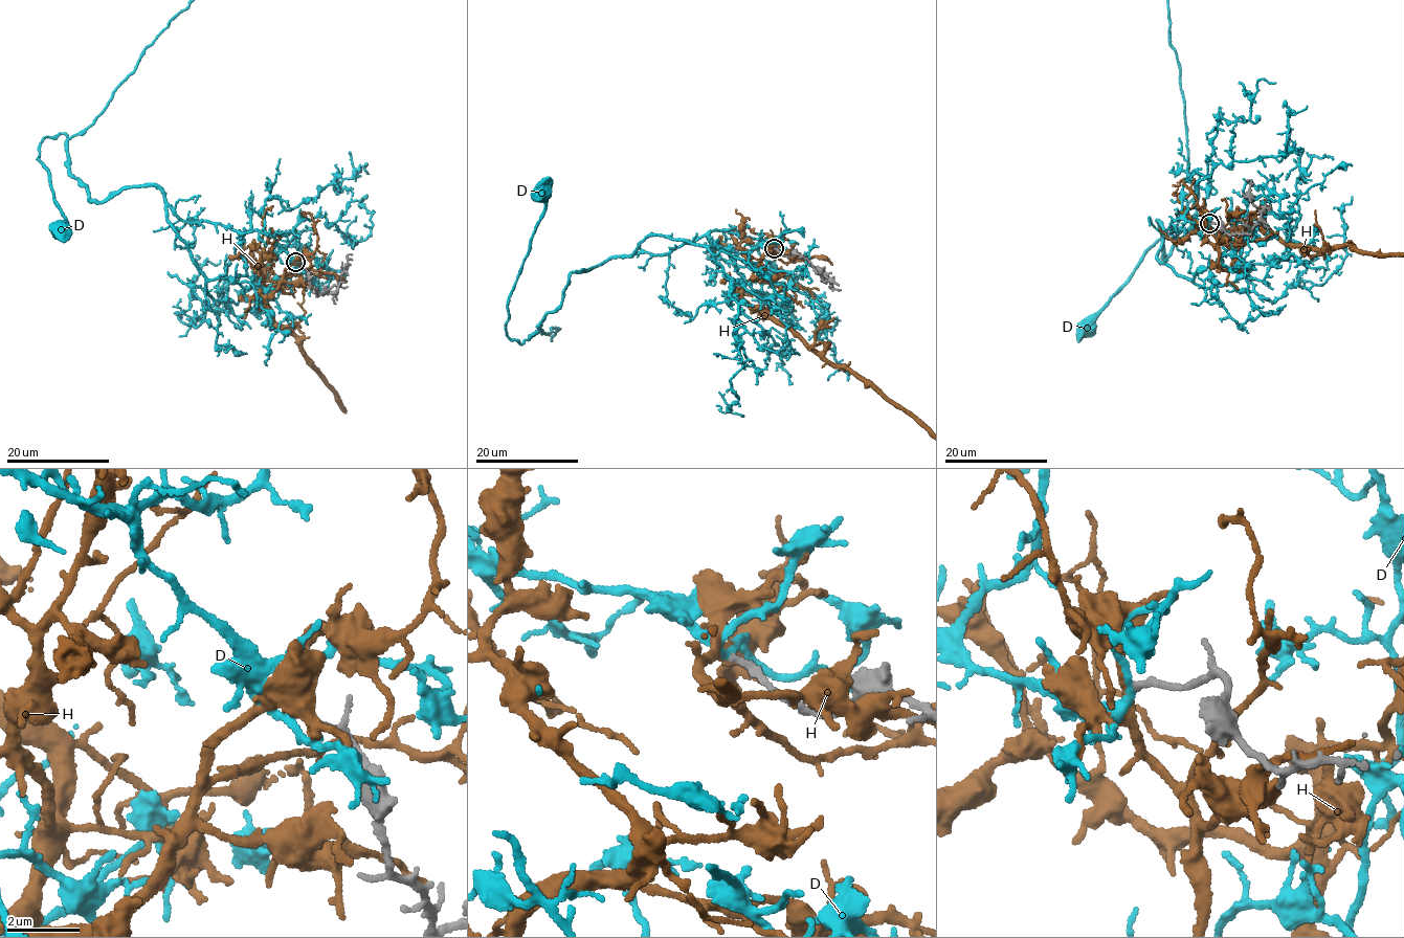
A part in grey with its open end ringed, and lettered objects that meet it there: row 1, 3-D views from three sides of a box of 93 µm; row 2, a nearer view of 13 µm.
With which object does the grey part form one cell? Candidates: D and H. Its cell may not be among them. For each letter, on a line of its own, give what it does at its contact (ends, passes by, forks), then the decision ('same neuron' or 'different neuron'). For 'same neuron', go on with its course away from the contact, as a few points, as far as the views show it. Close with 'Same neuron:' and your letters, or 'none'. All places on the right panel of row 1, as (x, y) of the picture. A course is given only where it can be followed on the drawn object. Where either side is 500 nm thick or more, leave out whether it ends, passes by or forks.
D: it forks | same neuron | via (1209, 223), (1180, 218), (1173, 240), (1158, 221), (1163, 258), (1188, 229), (1198, 188), (1088, 332)
H: it passes by | different neuron
Same neuron: D

